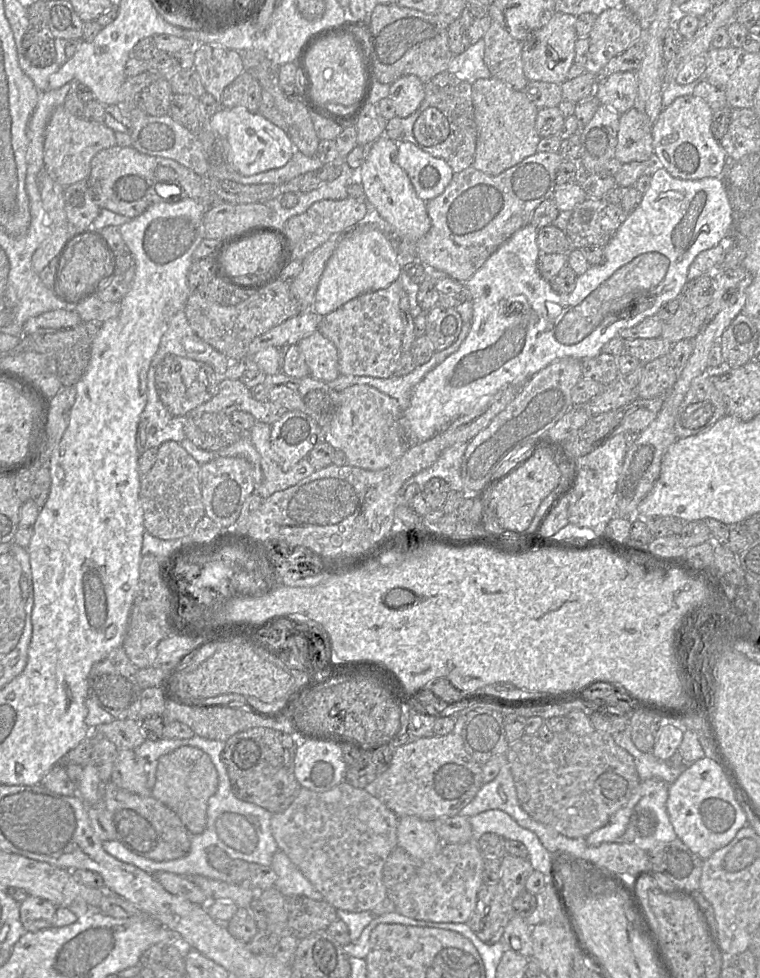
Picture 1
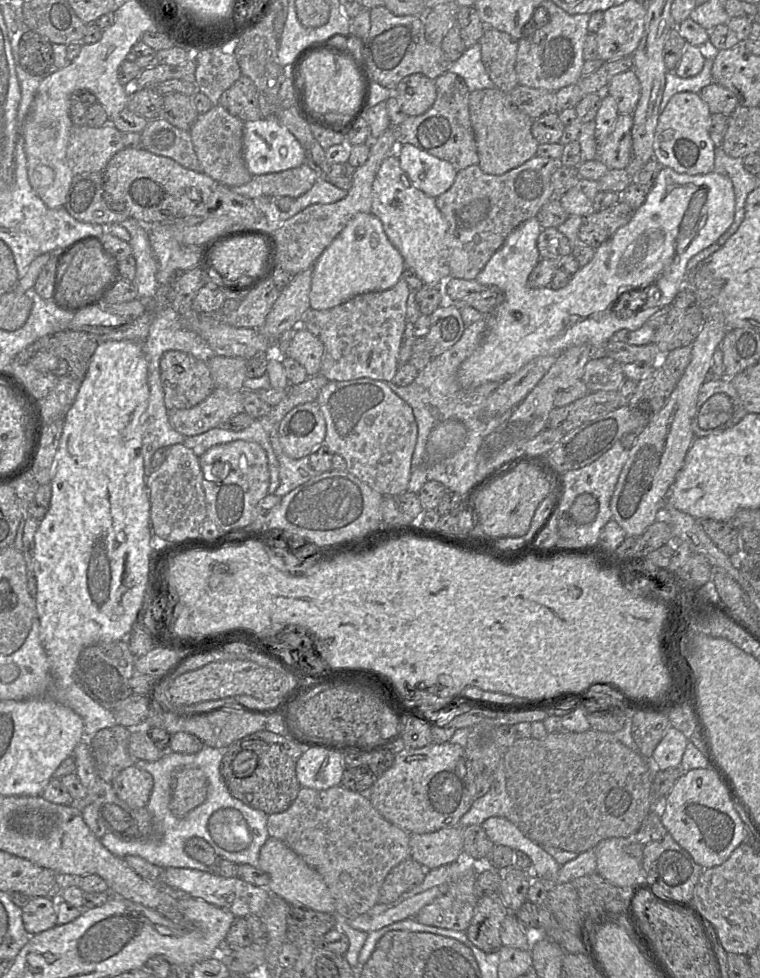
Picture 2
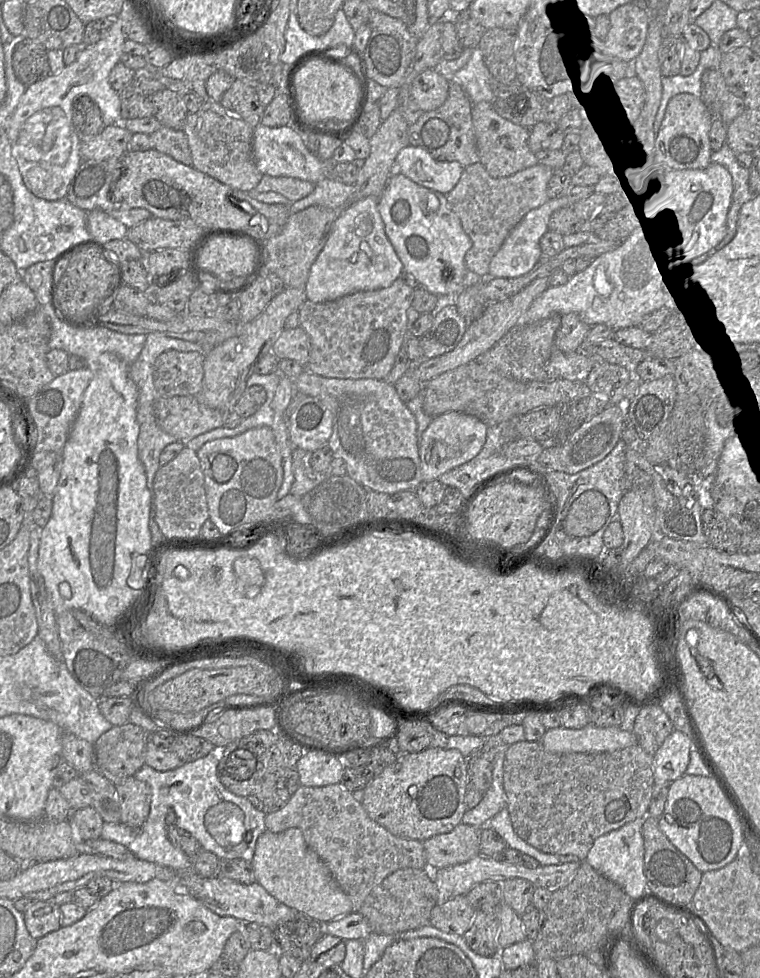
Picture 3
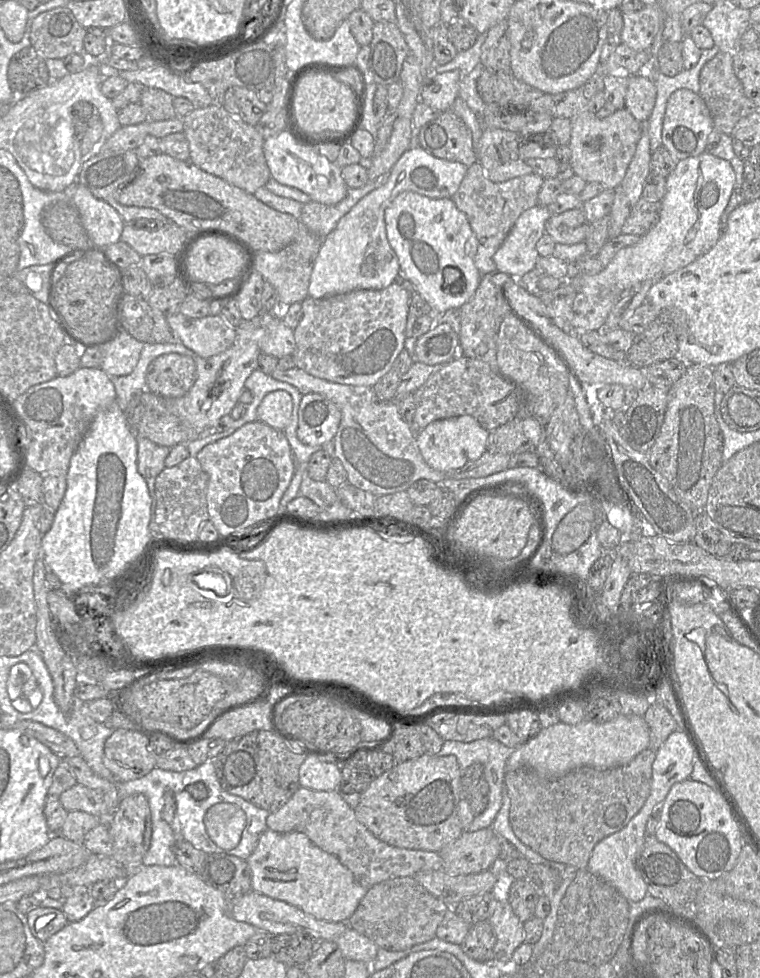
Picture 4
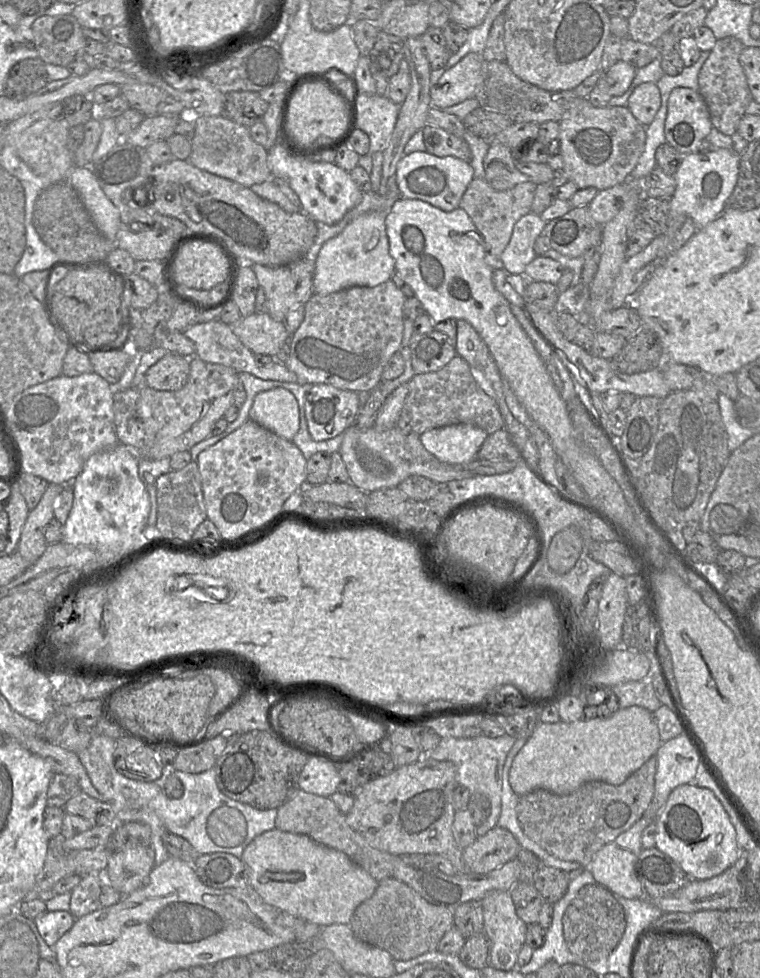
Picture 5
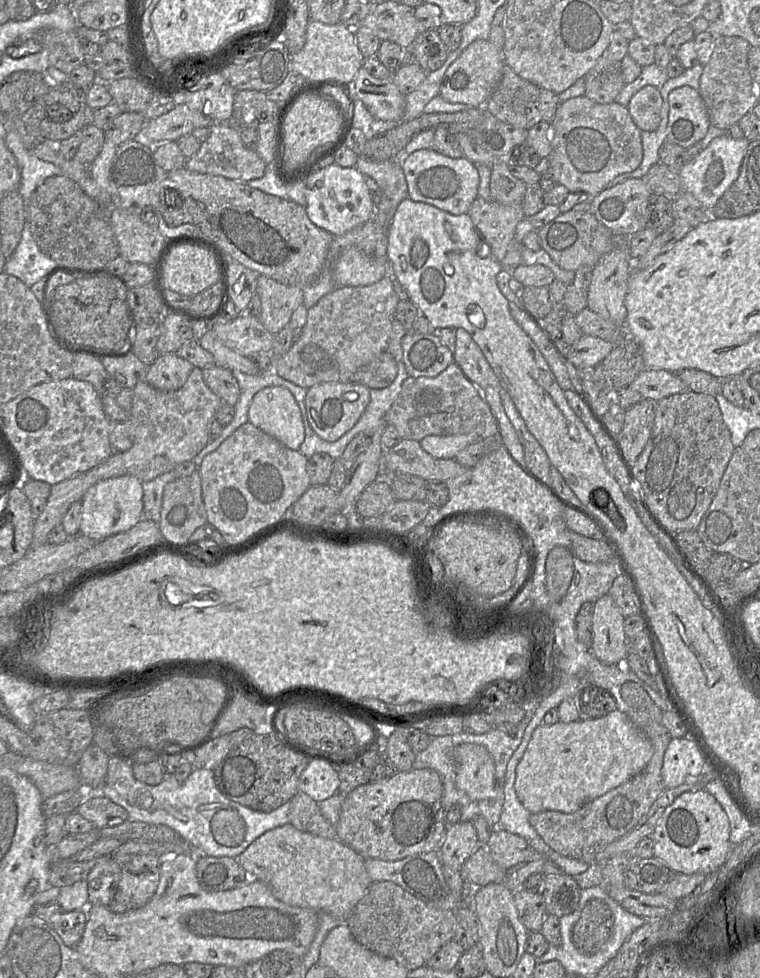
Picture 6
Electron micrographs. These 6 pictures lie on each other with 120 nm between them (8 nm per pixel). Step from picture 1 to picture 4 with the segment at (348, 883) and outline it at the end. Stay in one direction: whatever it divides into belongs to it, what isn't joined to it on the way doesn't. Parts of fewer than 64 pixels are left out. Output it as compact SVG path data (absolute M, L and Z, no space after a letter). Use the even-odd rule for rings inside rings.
M300 786L285 805L268 815L266 823L268 829L277 833L304 833L320 849L337 857L341 864L351 871L354 879L368 889L389 879L414 876L420 871L443 869L439 853L393 847L376 838L357 820L354 810L343 800L340 791L315 791Z

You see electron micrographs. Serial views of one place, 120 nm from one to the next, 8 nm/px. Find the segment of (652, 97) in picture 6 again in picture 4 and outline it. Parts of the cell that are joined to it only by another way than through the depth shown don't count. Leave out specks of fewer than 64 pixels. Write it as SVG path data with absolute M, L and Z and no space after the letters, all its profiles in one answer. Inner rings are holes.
M640 74L628 78L624 108L640 123L648 121L655 102L657 87L653 80Z

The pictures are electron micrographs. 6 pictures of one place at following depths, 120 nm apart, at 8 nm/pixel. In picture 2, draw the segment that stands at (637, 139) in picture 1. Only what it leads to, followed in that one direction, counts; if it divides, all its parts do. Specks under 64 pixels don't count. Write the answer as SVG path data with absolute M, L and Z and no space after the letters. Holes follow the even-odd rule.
M619 114L607 139L599 144L597 159L610 169L625 169L631 158L632 114Z

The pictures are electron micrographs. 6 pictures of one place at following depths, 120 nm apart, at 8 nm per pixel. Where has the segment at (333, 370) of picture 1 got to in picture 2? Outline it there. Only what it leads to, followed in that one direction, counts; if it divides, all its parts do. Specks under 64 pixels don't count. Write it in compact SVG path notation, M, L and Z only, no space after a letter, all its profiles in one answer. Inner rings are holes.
M297 326L285 355L300 363L311 377L320 373L323 352L320 339L306 328Z

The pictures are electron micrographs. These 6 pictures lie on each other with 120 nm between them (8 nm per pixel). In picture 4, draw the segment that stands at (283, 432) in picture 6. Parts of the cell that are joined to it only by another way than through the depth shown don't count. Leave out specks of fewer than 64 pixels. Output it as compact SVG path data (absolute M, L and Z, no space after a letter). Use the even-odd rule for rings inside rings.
M284 390L268 393L257 408L259 421L278 430L284 430L290 423L293 402L290 394Z

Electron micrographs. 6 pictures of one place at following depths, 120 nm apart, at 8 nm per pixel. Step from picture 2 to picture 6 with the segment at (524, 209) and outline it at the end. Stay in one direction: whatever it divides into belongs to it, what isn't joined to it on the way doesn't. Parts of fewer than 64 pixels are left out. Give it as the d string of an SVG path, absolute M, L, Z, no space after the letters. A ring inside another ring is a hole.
M479 197L472 202L467 213L500 262L514 238L517 224L527 217L522 204L504 205Z

